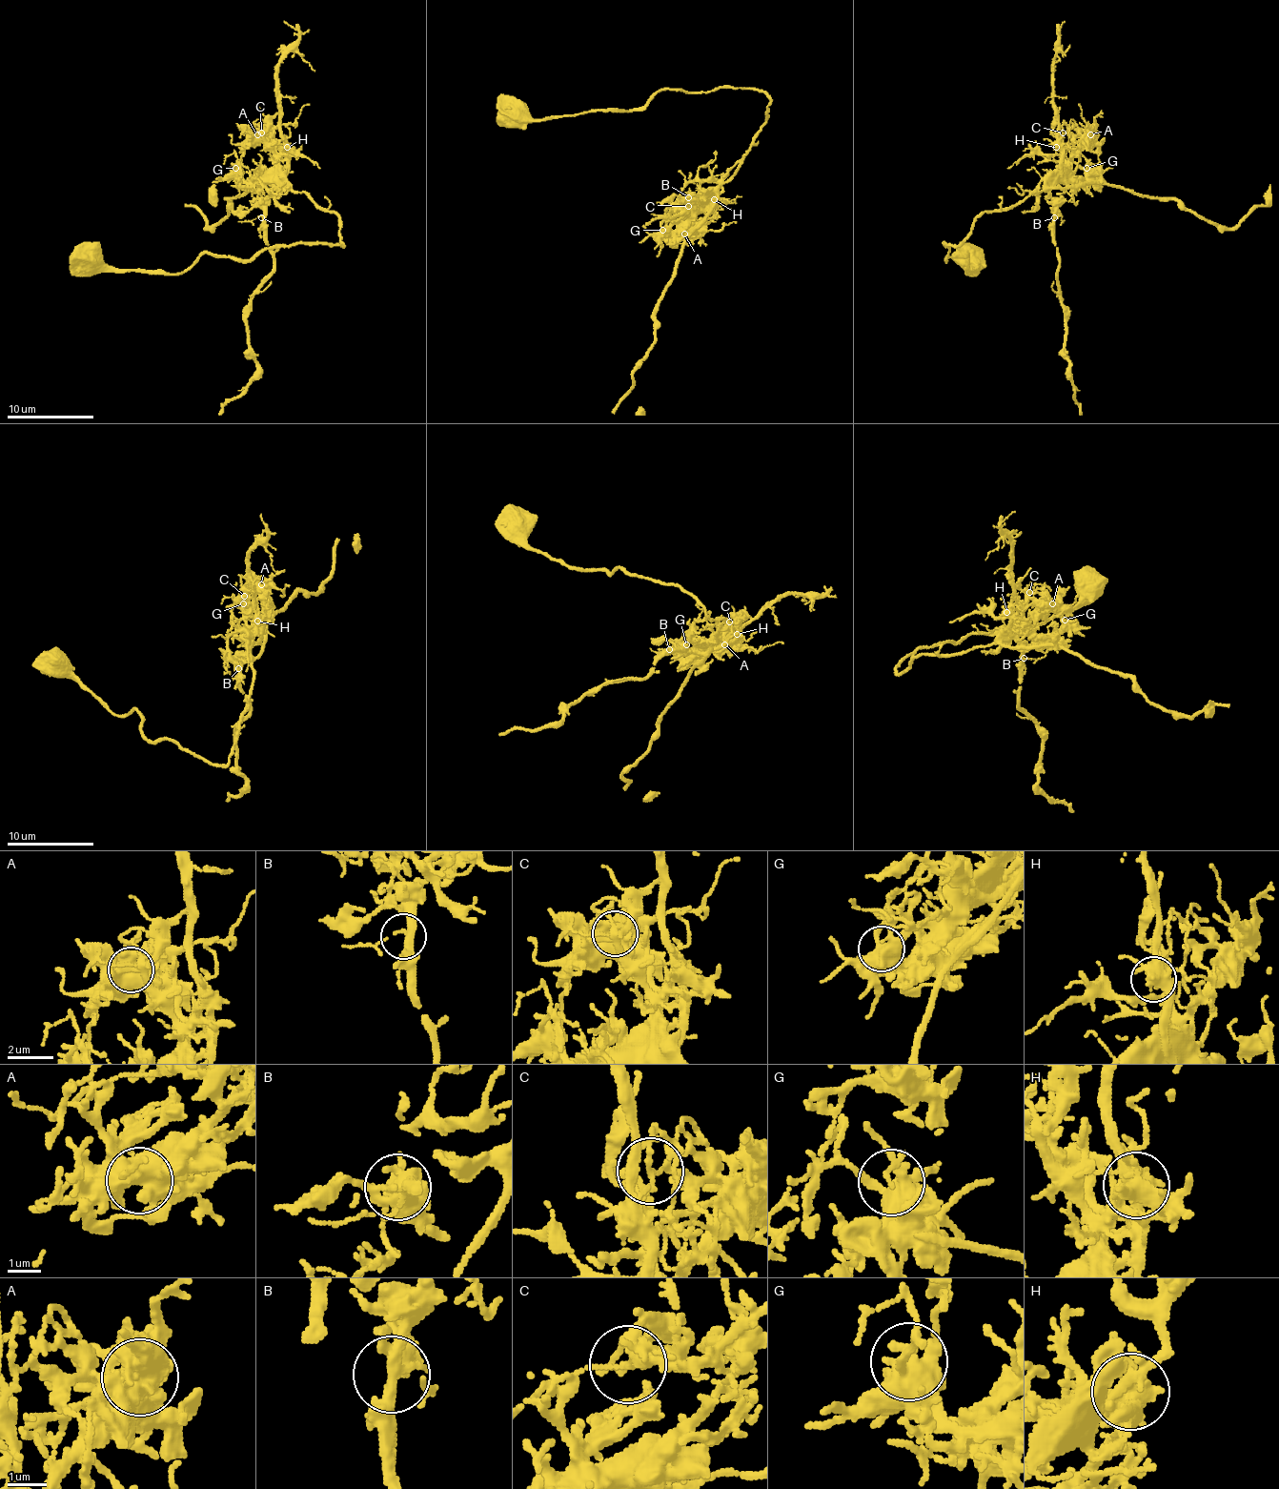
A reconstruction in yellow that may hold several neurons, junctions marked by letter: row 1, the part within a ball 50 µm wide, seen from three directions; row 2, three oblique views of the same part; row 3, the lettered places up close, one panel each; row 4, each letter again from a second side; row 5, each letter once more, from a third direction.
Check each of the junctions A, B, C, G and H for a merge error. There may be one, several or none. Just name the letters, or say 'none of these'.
H

